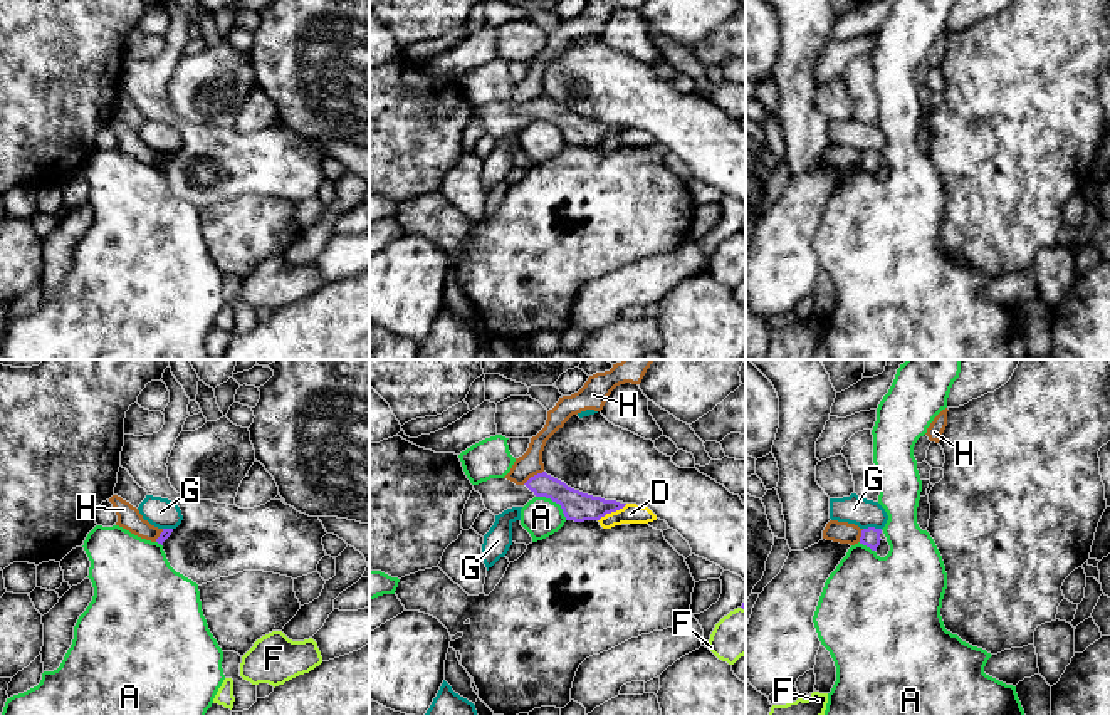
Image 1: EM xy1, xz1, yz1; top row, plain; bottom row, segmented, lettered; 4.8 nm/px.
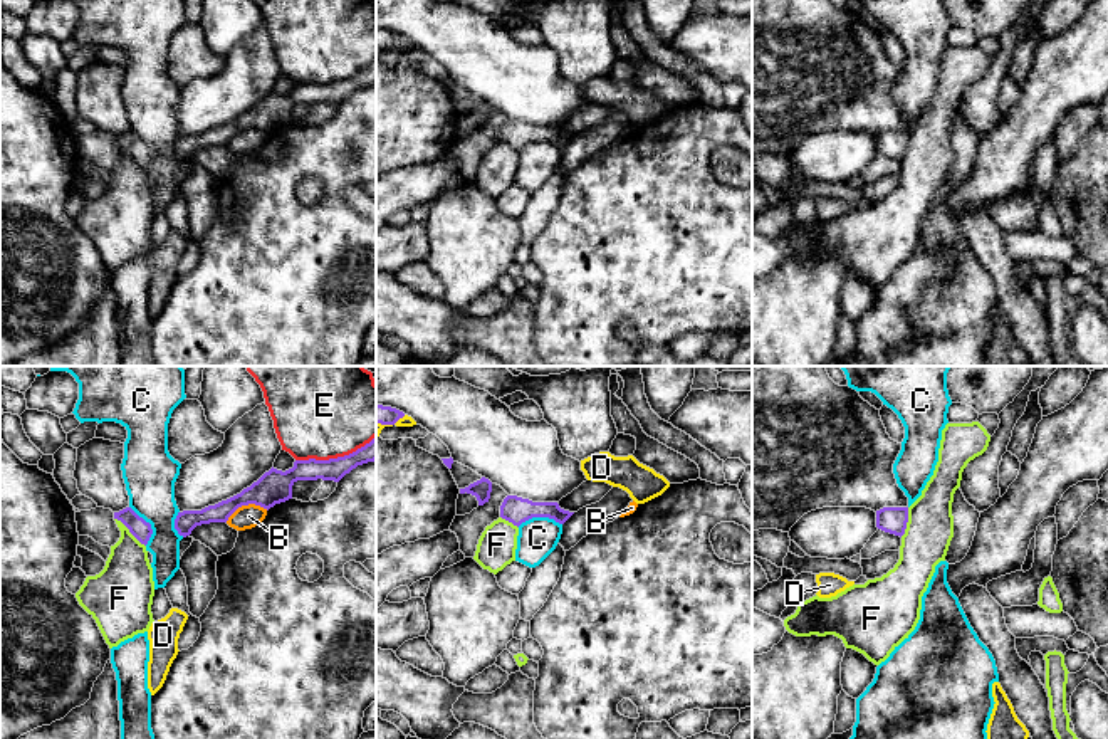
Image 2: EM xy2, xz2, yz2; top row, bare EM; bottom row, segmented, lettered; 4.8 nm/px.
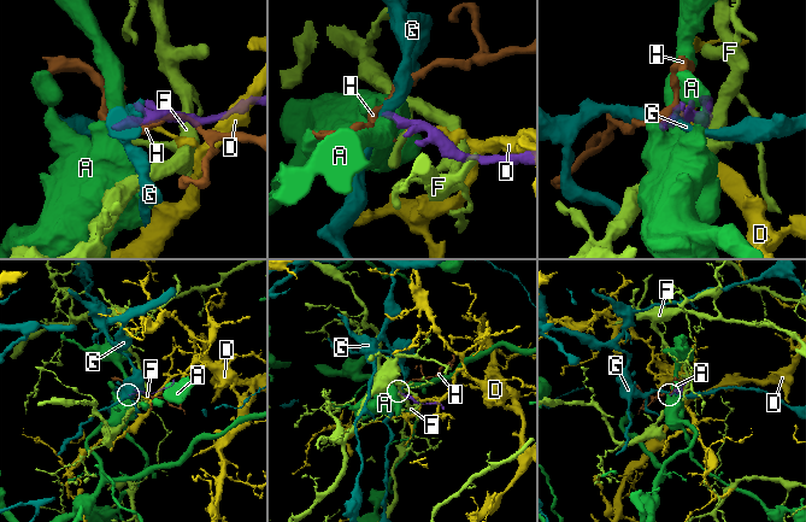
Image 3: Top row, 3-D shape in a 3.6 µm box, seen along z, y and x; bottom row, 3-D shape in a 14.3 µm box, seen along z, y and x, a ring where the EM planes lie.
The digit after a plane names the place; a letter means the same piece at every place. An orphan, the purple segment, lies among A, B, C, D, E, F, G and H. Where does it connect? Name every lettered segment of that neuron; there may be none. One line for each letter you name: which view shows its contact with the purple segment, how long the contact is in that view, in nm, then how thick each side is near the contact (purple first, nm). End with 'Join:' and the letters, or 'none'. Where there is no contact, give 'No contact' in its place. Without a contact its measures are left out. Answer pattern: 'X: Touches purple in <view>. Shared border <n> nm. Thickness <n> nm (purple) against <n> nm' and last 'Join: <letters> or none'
Join: none

